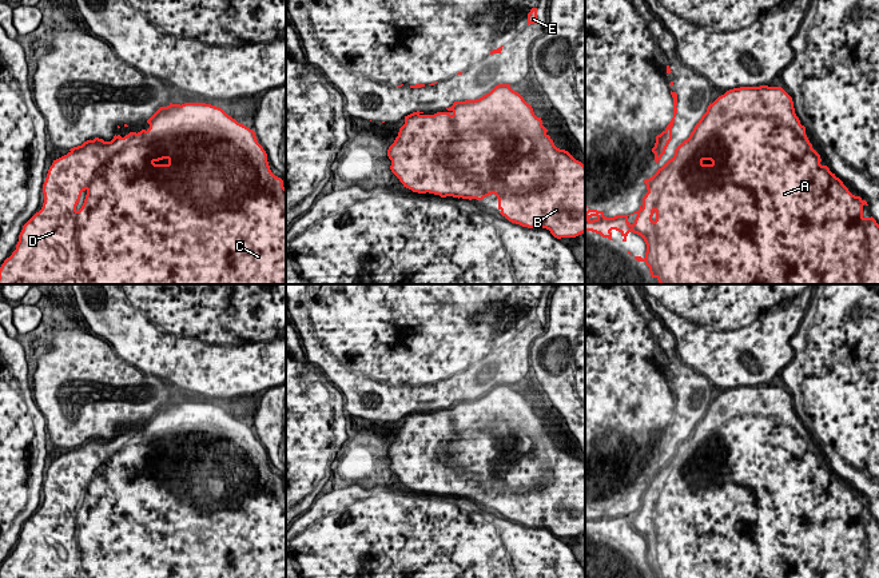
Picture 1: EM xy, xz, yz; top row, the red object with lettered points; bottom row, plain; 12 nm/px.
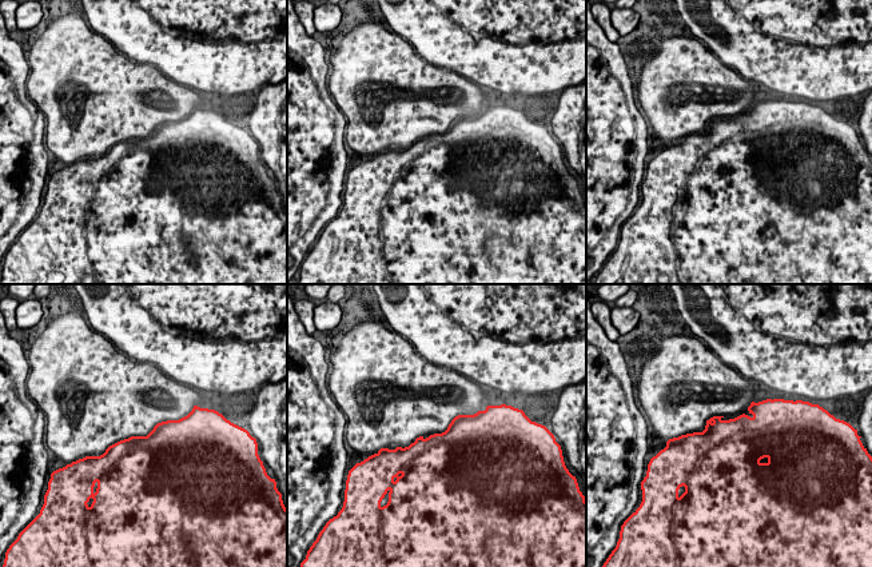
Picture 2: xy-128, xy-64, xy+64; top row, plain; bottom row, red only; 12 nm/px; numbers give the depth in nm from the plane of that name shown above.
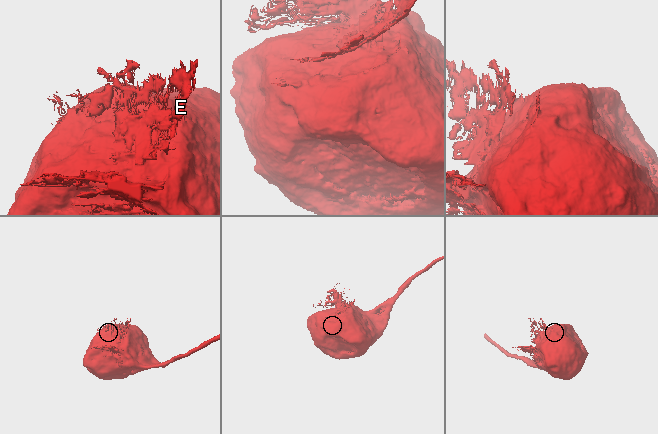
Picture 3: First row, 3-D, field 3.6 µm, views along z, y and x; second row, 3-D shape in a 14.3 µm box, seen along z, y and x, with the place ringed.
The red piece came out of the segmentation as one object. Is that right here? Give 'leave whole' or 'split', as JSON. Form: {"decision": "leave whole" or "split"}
{"decision": "leave whole"}

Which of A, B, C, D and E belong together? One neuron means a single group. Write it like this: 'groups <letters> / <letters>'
groups A B C D E

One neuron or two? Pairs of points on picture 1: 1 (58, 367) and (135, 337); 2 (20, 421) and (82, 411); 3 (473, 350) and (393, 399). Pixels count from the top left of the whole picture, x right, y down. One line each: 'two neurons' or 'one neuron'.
1: two neurons
2: two neurons
3: one neuron

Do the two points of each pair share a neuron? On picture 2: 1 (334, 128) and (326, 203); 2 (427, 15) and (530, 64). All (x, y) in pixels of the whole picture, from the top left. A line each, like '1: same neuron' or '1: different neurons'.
1: same neuron
2: same neuron

